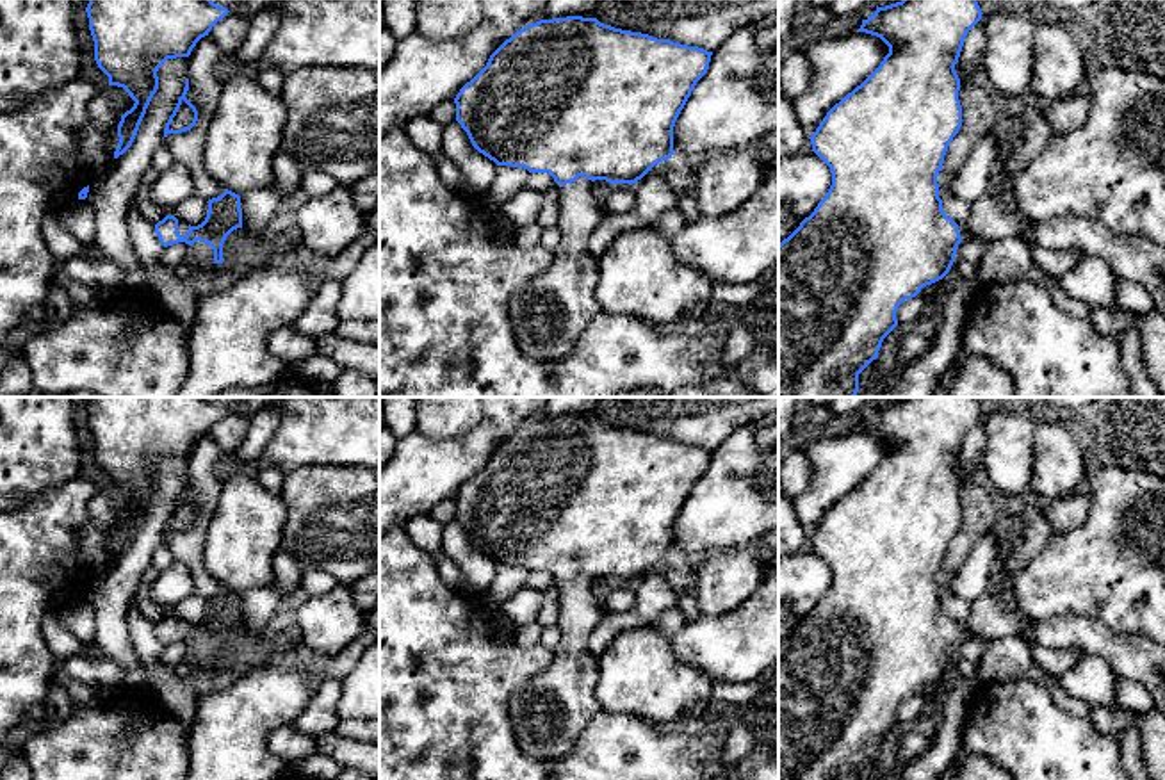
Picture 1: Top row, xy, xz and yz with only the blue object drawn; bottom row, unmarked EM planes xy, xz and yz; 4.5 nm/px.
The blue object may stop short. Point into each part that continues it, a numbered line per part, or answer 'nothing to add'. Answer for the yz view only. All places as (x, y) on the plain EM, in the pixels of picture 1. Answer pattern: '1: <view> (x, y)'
1: yz (1132, 658)

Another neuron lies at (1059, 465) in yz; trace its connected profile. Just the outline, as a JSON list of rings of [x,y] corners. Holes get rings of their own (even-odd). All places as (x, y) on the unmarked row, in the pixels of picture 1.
[[[1037,422],[1030,490],[1051,502],[1085,486],[1087,477],[1088,468],[1079,440],[1062,424]]]

